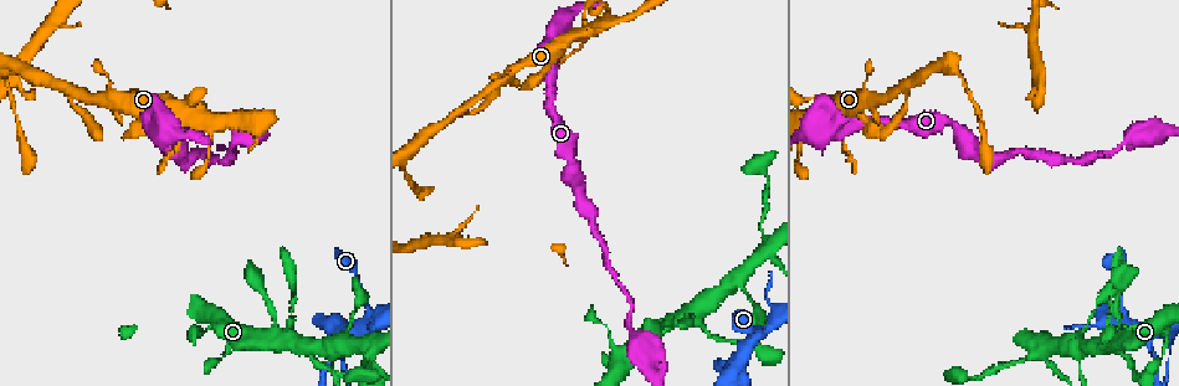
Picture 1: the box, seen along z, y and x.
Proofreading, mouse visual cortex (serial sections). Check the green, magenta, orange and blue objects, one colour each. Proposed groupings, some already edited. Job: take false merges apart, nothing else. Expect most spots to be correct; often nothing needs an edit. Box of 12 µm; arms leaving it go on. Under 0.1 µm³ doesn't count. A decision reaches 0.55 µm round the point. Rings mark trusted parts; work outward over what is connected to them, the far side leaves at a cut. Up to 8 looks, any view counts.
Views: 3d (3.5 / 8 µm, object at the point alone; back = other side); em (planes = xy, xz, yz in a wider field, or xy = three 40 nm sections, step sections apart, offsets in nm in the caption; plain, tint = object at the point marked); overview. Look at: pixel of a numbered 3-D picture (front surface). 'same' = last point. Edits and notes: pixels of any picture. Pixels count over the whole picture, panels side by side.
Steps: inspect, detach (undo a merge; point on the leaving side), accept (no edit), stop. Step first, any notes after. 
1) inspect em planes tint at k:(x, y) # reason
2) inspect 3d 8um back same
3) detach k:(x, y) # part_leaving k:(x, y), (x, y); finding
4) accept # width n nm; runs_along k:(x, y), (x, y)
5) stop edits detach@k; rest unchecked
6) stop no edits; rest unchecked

inspect 3d 8um at 1:(464, 108) # three arms meet

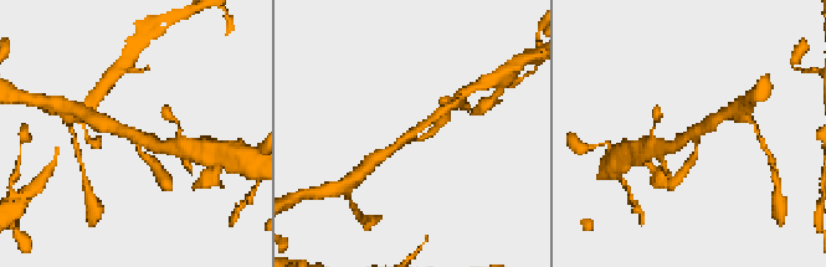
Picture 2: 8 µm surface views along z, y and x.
inspect 3d 3.5um back at 2:(137, 137) # closer look

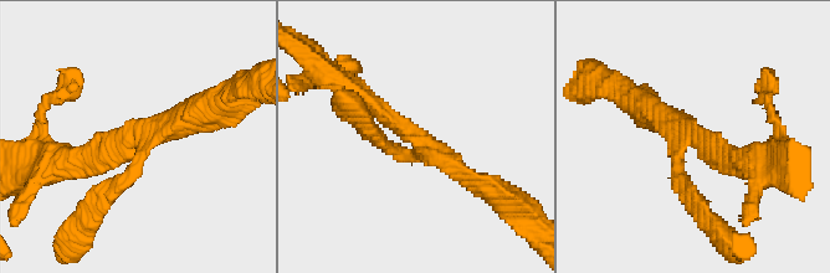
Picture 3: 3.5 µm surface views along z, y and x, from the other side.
inspect em planes tint at 3:(418, 139) # arms 3; arm_widths 200, 250, 250 nm

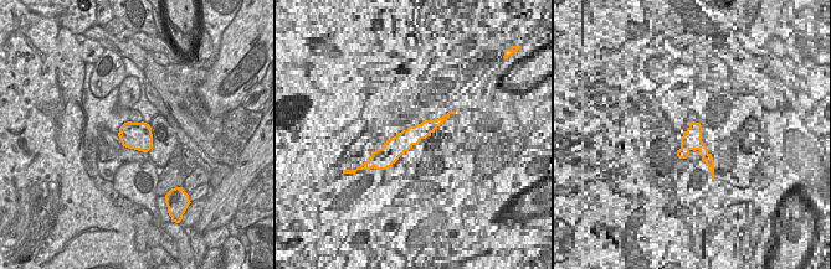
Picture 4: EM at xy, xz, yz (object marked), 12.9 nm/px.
accept # runs_along 3:(355, 91), (481, 186); continuous, no second cell

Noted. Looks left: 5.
inspect 3d 3.5um at 1:(825, 132) # arms part here

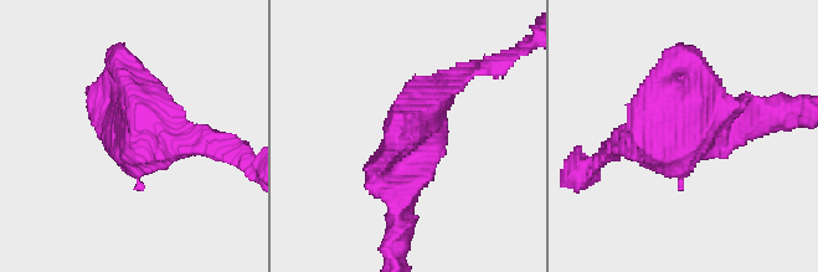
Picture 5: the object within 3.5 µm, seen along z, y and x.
inspect em xy step 5 plain at 5:(693, 133)

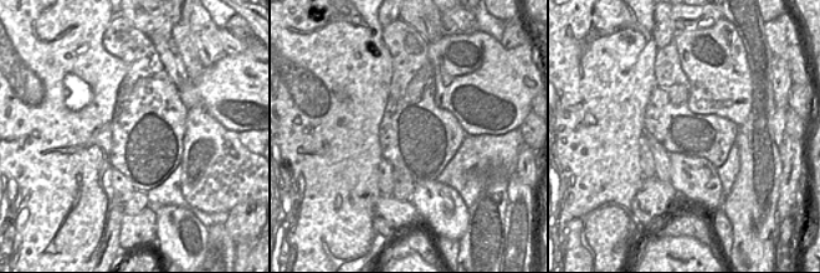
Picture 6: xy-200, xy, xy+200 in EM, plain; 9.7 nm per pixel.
inspect em xy step 5 tint same

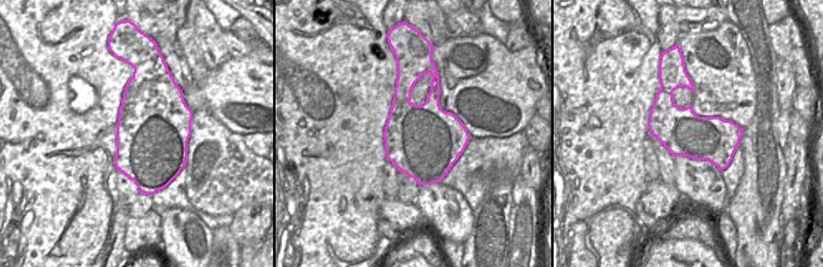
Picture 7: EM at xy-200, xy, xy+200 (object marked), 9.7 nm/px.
accept # runs_along 5:(746, 119), (667, 134), (679, 62); all the same cell

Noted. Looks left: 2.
inspect 3d 3.5um at 1:(336, 331) # thin arm on a thick one

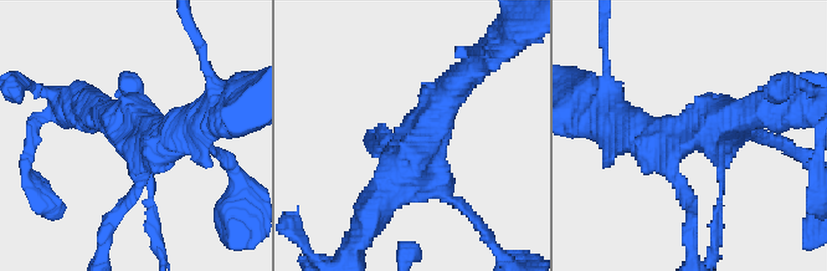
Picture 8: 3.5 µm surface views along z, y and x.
inspect em planes tint at 8:(416, 156) # shape alone is not enough

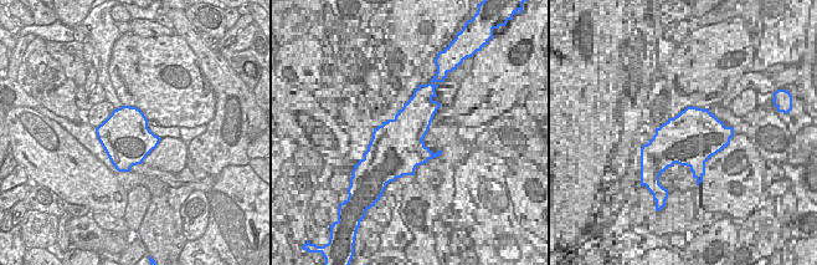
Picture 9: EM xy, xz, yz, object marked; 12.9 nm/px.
accept # arm_widths 100, 150, 400, 450 nm; runs_along 8:(455, 86), (397, 182), (363, 206); continuous, no second cell

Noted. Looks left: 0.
stop no edits; rest unchecked

